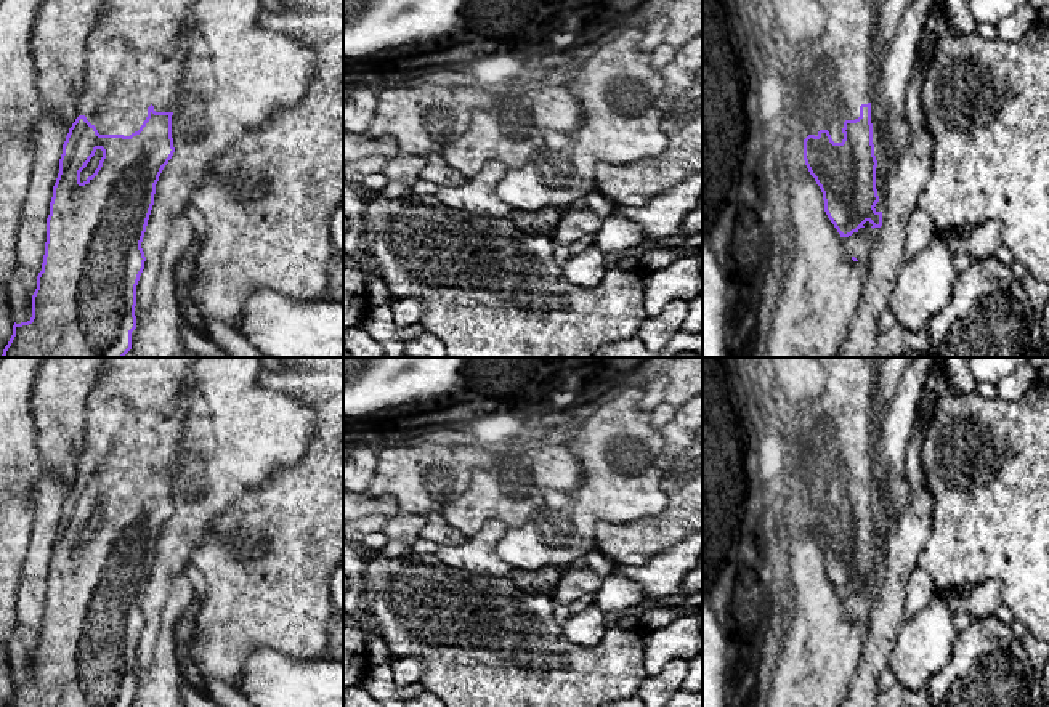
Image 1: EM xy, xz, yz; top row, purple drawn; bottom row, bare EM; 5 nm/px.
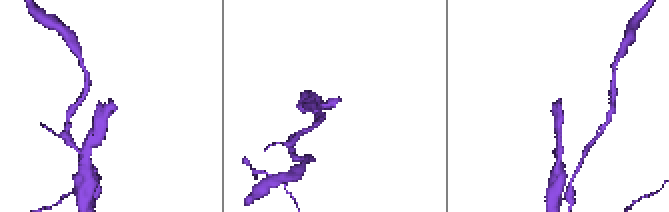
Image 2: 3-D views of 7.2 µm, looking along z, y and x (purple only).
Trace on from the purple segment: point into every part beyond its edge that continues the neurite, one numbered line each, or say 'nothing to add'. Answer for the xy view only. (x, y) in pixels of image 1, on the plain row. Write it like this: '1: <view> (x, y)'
1: xy (137, 412)

